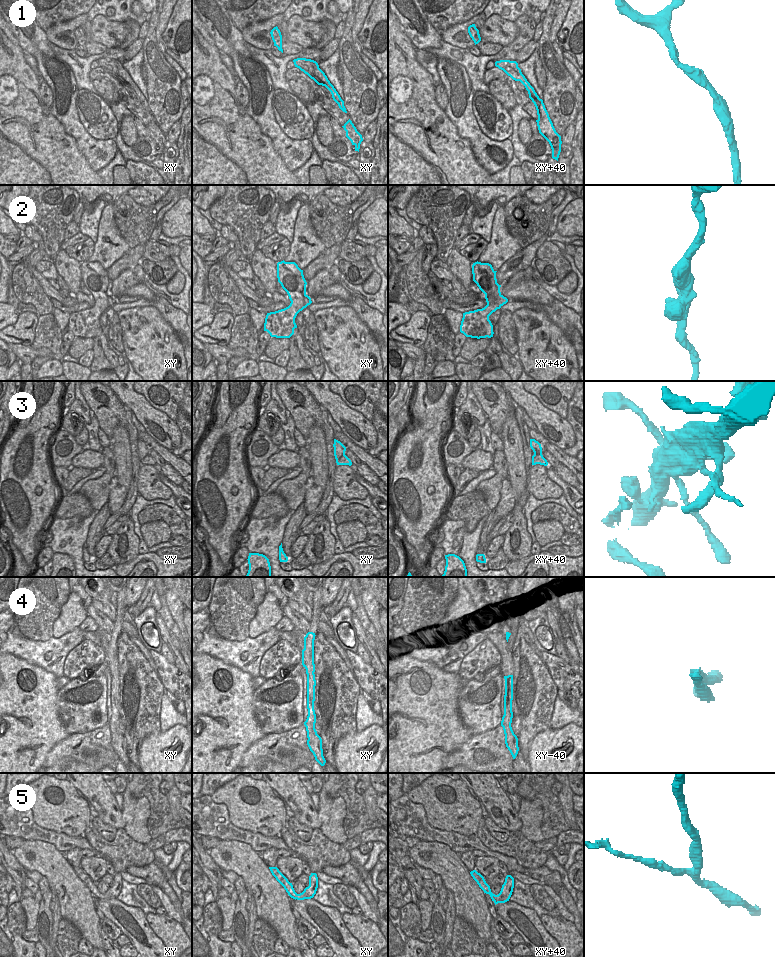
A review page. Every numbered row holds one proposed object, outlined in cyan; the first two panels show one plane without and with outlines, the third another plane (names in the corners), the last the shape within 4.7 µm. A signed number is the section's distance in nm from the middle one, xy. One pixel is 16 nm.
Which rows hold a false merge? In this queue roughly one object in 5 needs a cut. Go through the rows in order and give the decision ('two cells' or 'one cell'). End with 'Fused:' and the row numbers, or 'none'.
1: one cell
2: one cell
3: one cell
4: two cells
5: one cell
Fused: 4

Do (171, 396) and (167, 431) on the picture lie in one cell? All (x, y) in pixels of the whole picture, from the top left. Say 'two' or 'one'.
two

